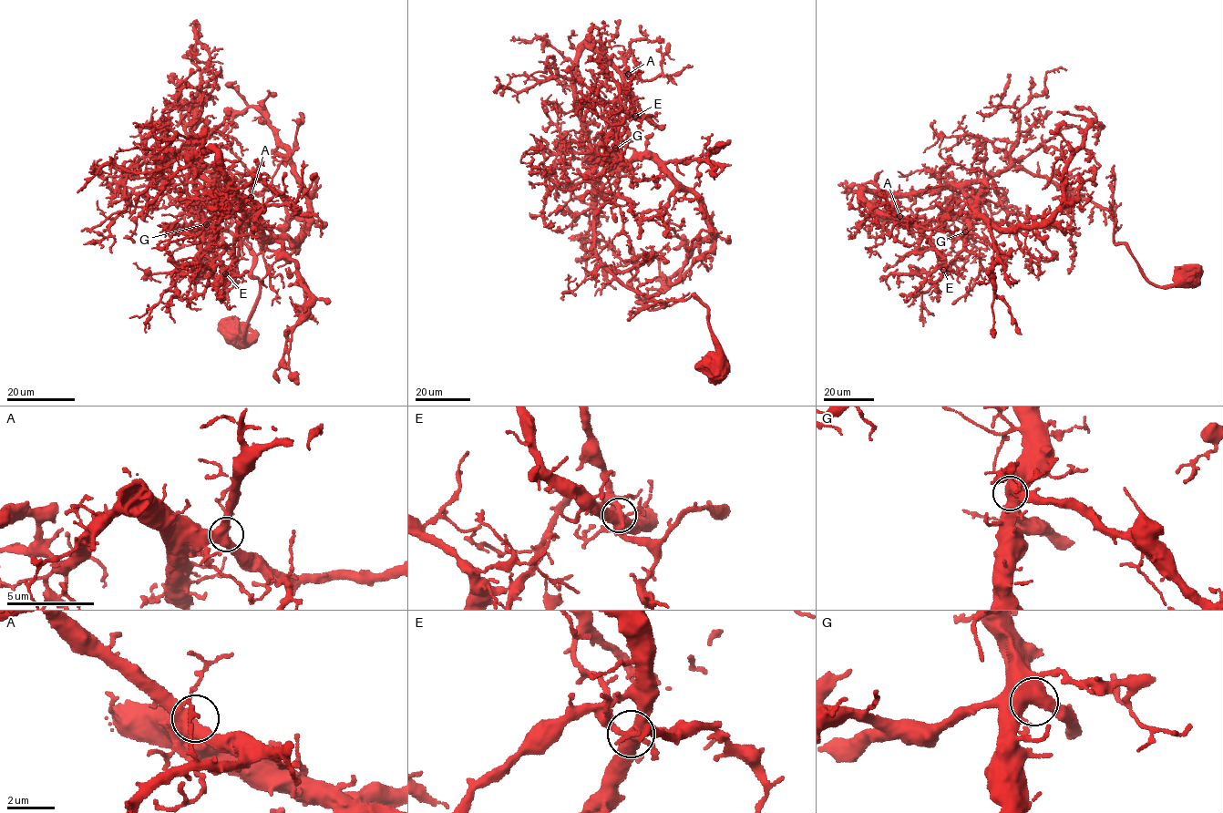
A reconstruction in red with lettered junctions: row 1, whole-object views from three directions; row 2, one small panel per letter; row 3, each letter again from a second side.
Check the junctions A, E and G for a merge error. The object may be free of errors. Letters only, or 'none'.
E

